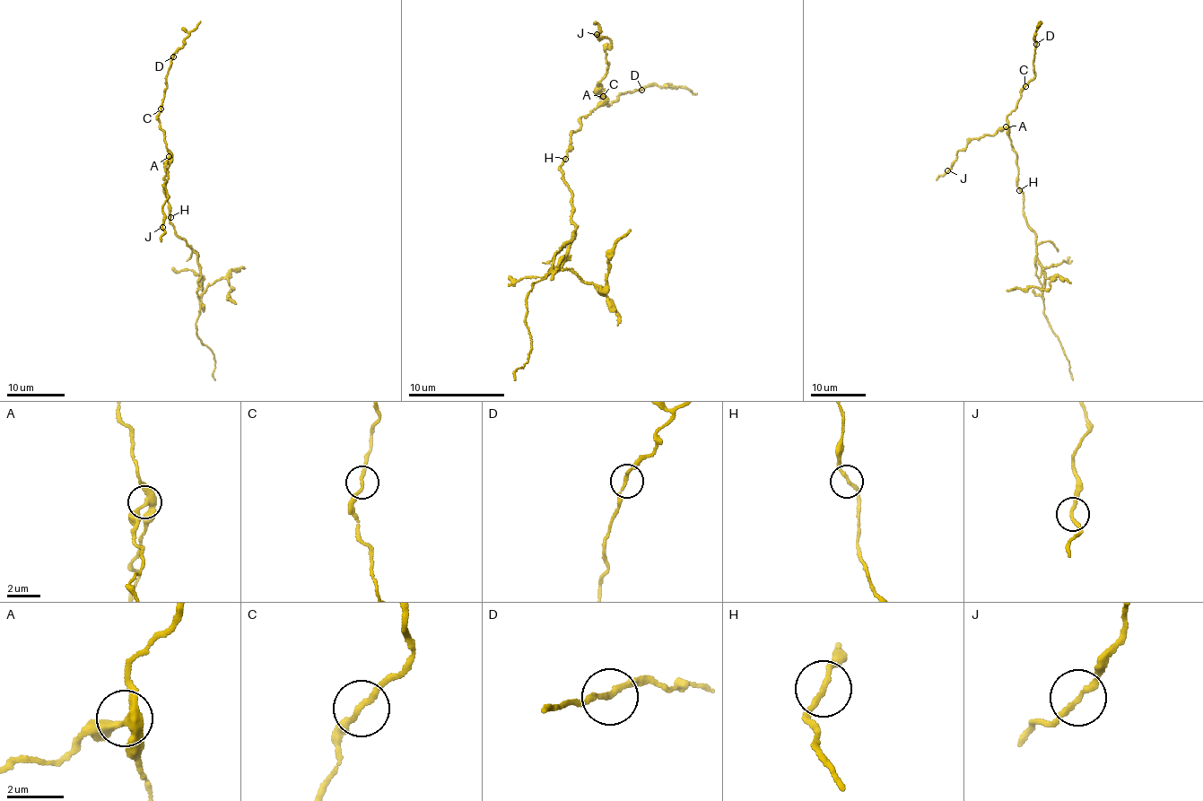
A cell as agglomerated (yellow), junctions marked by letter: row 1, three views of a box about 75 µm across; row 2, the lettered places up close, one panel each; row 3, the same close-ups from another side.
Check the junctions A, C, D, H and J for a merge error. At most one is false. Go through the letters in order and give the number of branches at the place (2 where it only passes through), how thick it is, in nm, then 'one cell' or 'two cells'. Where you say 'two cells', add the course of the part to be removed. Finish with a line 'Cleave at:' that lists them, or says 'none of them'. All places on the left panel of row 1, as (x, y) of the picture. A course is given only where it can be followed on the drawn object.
A: 3 branches meet; 320 nm thick; one cell
C: 2 branches meet; 180 nm thick; one cell
D: 2 branches meet; 170 nm thick; one cell
H: 2 branches meet; 180 nm thick; two cells; foreign part runs (169, 216), (177, 236), (197, 256), (199, 315), (196, 328), (197, 338), (213, 355), (215, 380)
J: 2 branches meet; 180 nm thick; one cell
Cleave at: H

